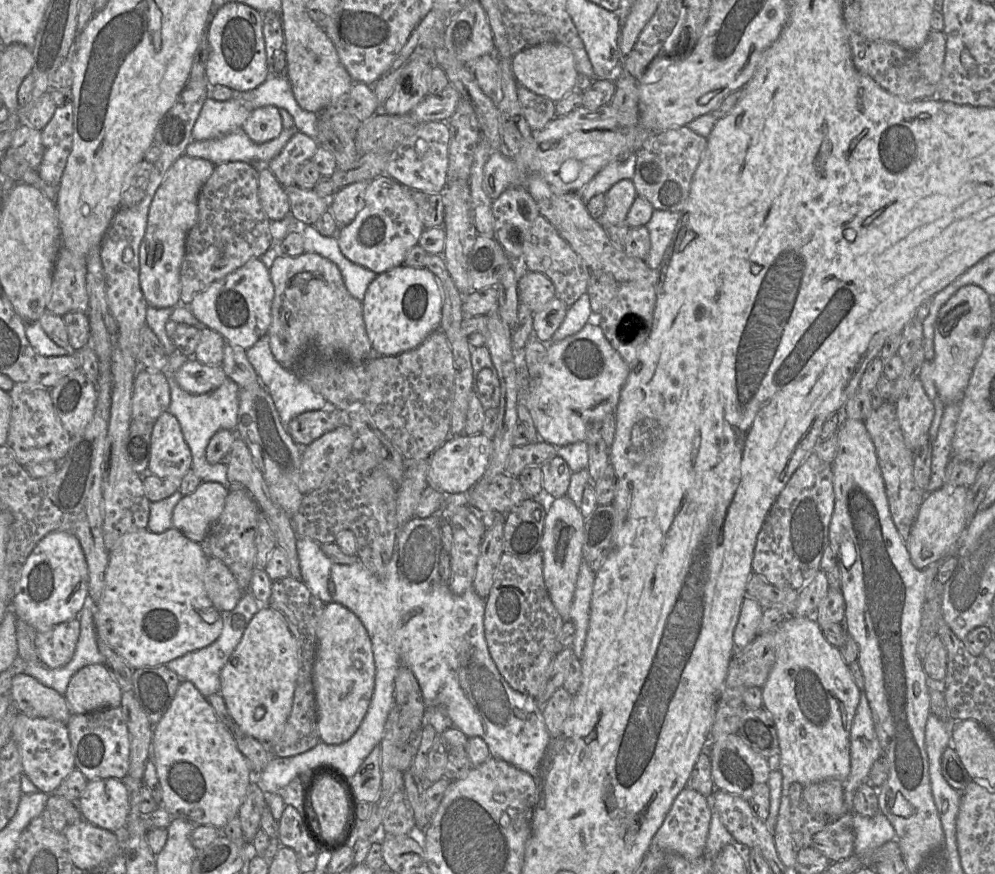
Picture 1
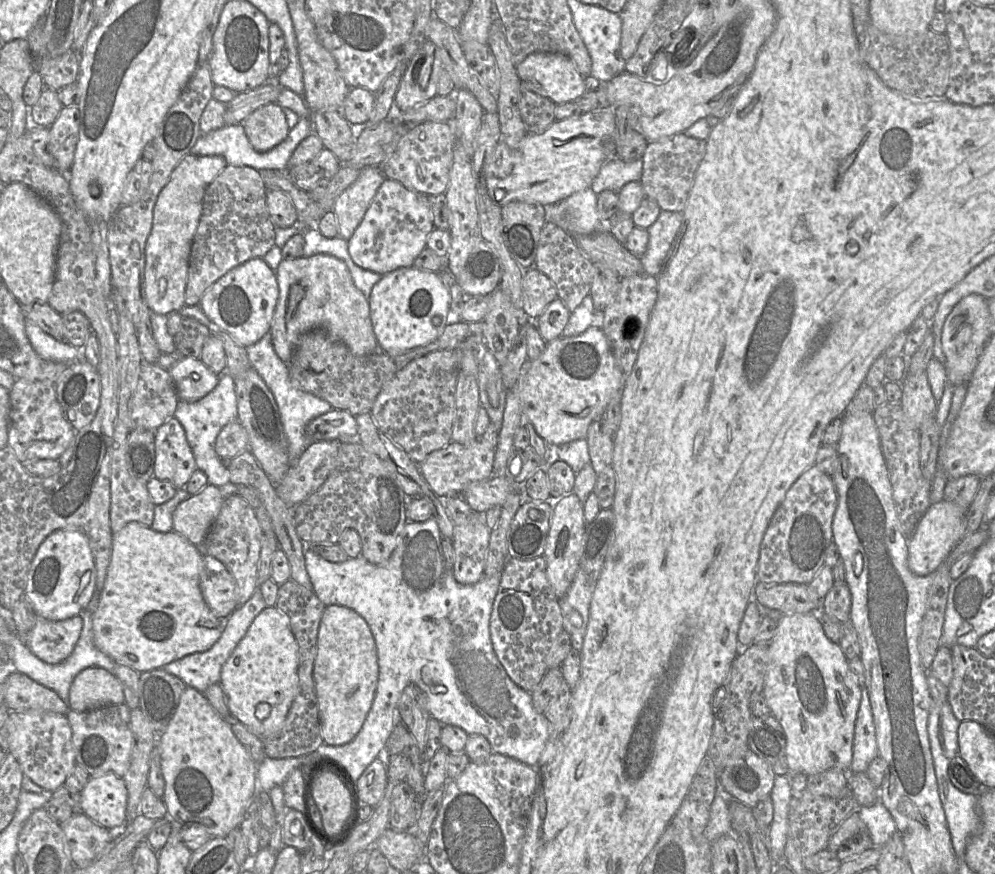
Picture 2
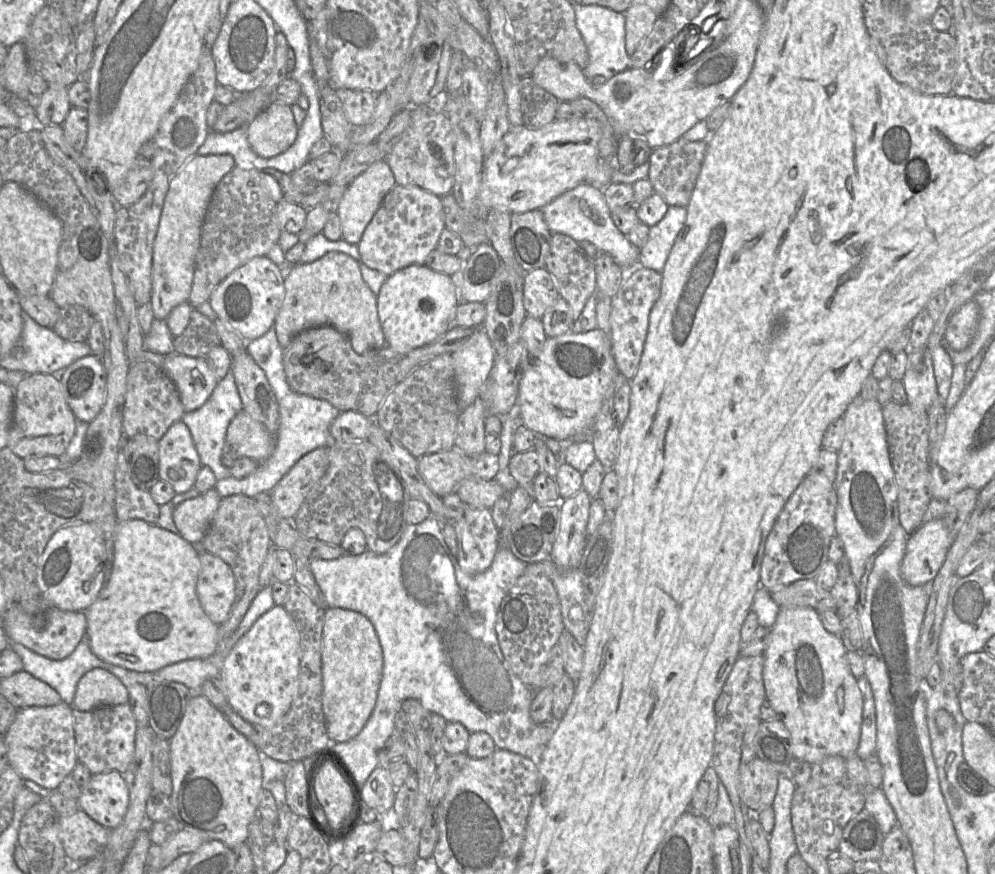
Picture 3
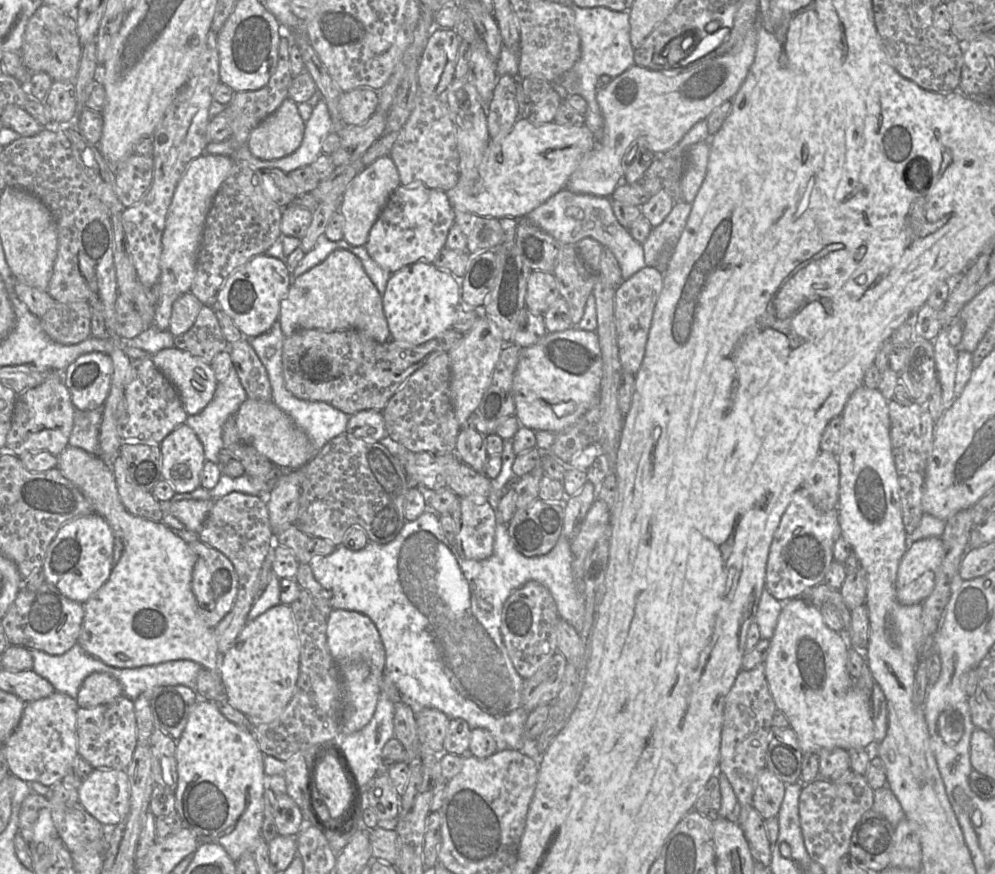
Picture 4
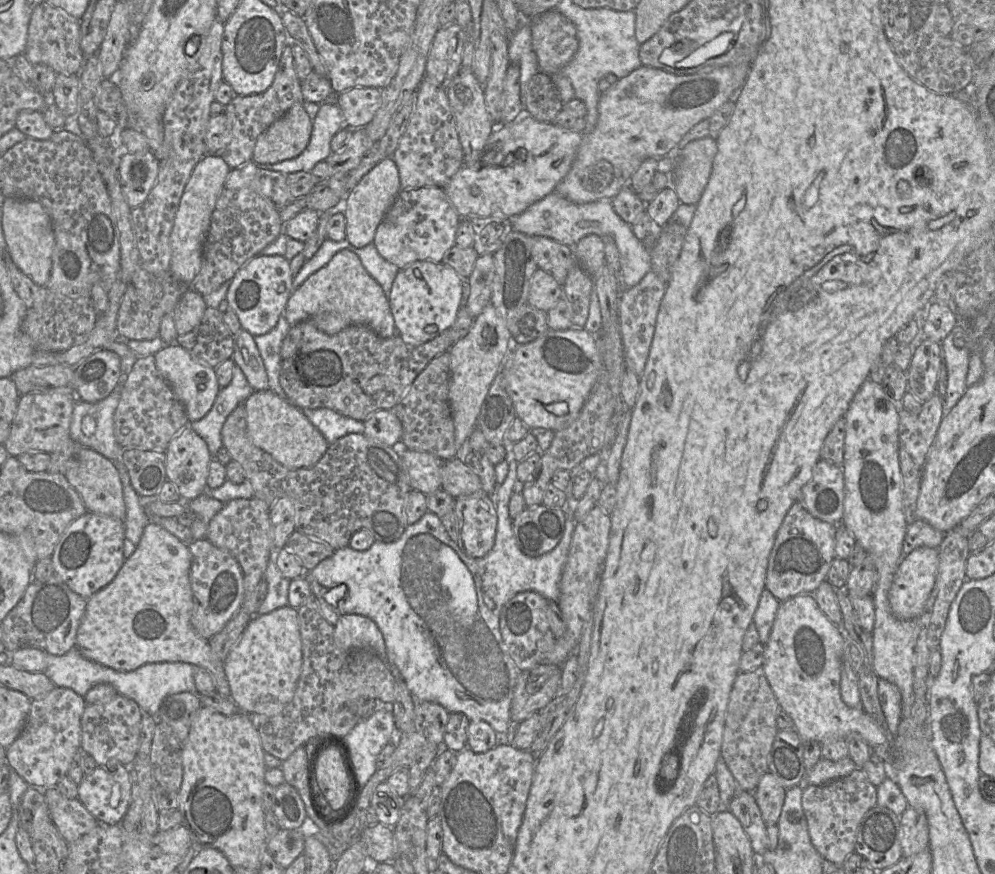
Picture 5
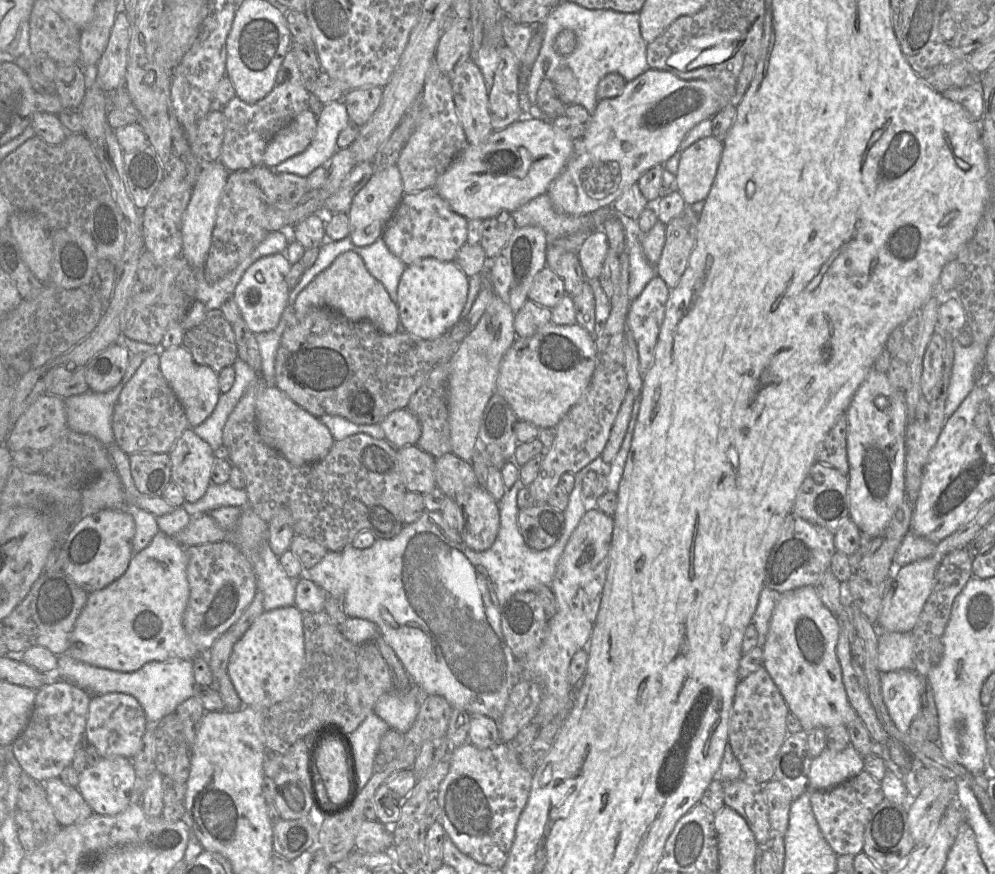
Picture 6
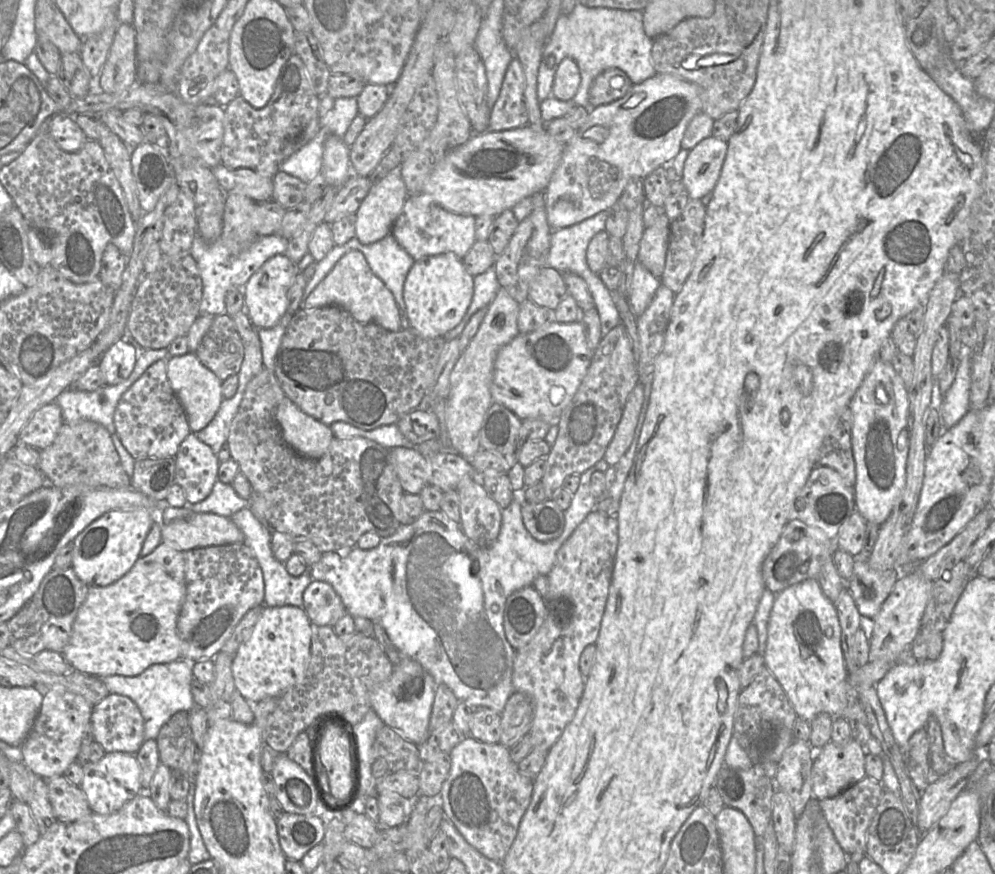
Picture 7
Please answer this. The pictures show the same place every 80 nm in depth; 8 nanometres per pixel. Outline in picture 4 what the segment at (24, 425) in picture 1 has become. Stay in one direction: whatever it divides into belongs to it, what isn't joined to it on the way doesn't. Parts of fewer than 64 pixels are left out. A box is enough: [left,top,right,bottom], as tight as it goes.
[6,375,75,457]

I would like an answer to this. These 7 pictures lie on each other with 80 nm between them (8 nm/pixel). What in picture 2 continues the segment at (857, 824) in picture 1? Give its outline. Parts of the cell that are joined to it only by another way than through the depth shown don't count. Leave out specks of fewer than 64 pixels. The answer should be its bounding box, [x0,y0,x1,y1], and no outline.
[858,800,897,847]

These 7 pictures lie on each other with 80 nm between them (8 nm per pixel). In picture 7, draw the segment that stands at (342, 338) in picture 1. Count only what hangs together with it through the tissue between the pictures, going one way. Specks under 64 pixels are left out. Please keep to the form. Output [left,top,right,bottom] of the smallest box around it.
[302,250,401,332]

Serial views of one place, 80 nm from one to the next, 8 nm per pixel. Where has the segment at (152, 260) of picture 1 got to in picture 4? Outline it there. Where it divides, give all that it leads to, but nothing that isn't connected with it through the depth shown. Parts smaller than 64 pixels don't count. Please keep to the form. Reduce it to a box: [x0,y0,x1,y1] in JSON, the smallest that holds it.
[153,153,234,330]

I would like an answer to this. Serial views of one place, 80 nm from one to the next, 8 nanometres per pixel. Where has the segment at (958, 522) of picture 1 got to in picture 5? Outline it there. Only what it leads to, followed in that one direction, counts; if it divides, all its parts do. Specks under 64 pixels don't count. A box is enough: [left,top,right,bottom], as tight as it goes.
[888,547,938,620]

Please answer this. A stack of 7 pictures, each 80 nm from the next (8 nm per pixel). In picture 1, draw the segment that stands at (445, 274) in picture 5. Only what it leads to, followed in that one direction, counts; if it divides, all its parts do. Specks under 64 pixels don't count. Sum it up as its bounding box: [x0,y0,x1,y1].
[362,265,441,356]

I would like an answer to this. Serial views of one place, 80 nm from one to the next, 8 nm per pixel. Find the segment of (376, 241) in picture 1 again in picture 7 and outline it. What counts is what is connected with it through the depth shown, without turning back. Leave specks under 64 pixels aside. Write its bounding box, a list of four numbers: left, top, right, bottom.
[391,193,476,261]

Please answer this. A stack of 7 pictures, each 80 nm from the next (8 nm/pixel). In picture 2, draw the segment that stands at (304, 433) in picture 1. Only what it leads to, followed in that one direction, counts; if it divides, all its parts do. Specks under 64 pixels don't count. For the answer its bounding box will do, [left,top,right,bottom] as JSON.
[305,409,359,443]

